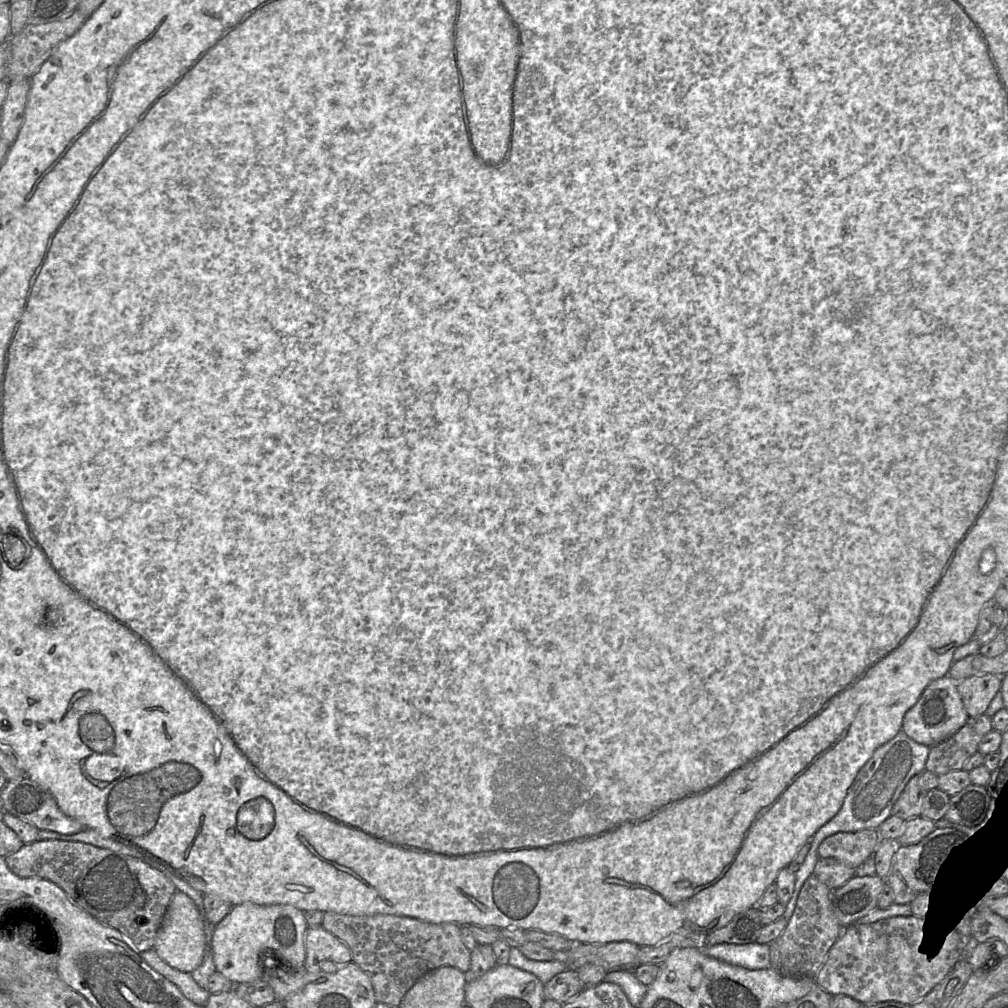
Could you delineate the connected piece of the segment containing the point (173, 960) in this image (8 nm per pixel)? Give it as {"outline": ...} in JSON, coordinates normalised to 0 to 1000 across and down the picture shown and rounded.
{"outline":[[[180,884],[173,887],[160,919],[156,925],[152,940],[168,958],[189,965],[196,960],[203,947],[203,928],[199,909],[191,893]]]}

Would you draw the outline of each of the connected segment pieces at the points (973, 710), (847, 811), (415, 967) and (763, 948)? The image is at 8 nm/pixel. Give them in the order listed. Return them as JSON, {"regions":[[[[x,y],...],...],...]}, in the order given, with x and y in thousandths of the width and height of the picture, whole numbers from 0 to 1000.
{"regions":[[[[986,669],[965,670],[949,677],[960,711],[977,708],[993,681],[994,671]]],[[[895,724],[886,733],[867,745],[863,753],[852,764],[845,779],[842,781],[836,799],[831,807],[814,819],[804,832],[803,844],[797,856],[789,865],[788,883],[779,898],[779,904],[776,910],[781,913],[785,911],[793,885],[801,871],[807,866],[813,852],[812,840],[814,835],[831,825],[871,822],[875,815],[885,809],[887,797],[893,791],[902,774],[907,769],[914,768],[918,765],[922,745],[923,741],[905,734]]],[[[321,905],[318,919],[347,941],[348,954],[366,967],[373,994],[395,999],[403,984],[418,968],[438,958],[448,958],[462,966],[465,964],[467,943],[458,935],[457,919],[451,916],[425,916],[388,907],[343,908]]],[[[751,935],[743,937],[715,936],[703,939],[697,938],[694,942],[703,949],[743,962],[765,959],[763,937]]]]}

